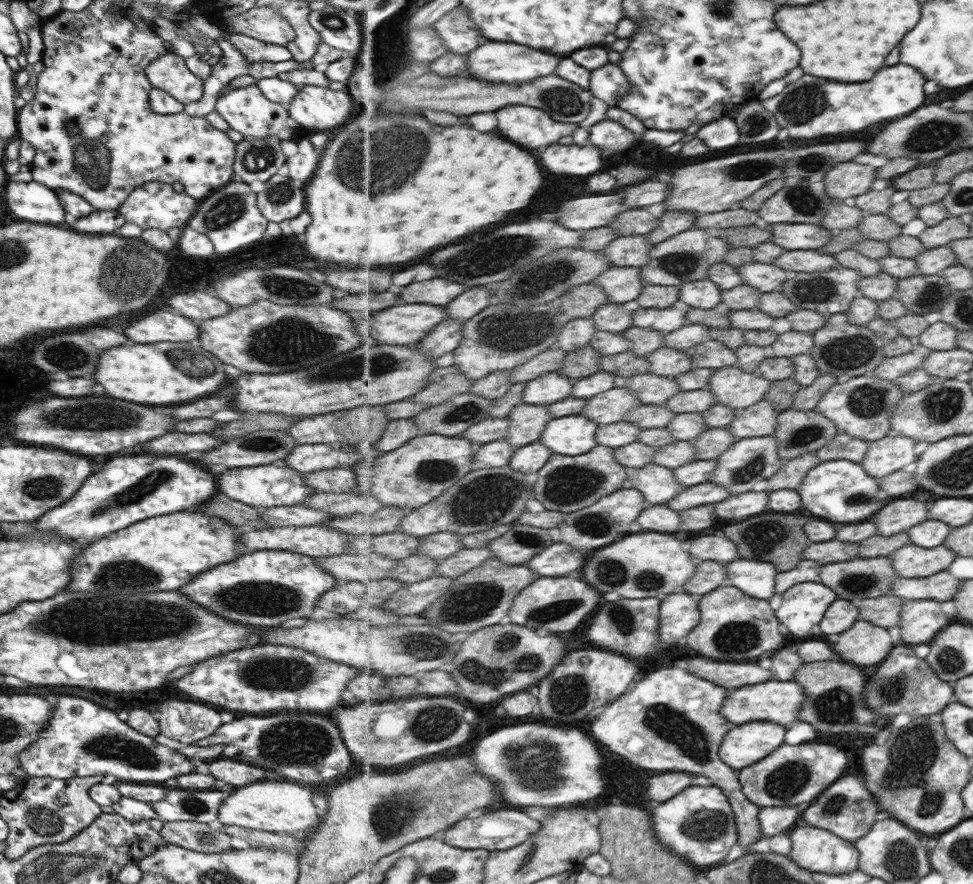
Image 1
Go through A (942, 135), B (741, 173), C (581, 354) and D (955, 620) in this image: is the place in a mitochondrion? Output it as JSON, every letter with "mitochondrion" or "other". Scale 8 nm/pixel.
{"A":"mitochondrion","B":"mitochondrion","C":"other","D":"other"}

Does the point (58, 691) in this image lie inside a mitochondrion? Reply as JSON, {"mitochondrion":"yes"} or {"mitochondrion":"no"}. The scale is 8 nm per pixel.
{"mitochondrion":"no"}

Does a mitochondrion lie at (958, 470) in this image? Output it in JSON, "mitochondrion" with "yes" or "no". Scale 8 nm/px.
{"mitochondrion":"yes"}

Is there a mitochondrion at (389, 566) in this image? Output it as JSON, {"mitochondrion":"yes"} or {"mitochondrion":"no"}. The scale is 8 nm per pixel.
{"mitochondrion":"no"}

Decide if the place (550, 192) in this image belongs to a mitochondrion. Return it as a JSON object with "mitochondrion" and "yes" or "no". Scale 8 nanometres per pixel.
{"mitochondrion":"no"}

